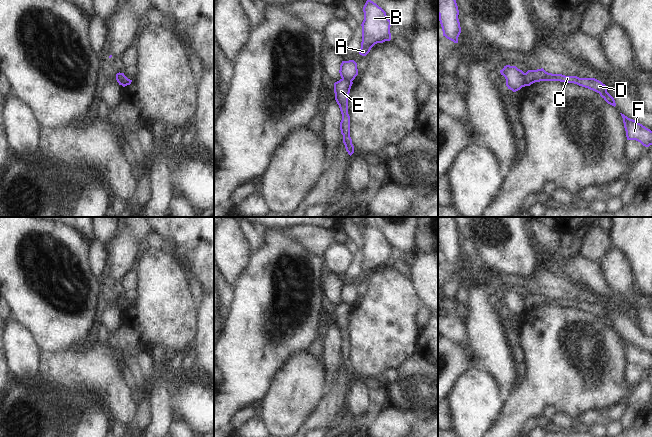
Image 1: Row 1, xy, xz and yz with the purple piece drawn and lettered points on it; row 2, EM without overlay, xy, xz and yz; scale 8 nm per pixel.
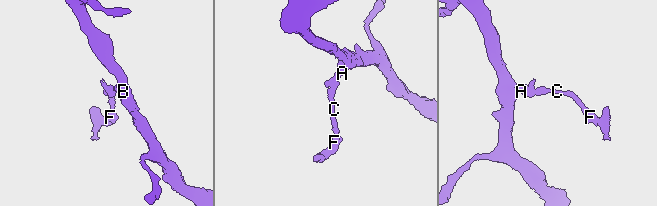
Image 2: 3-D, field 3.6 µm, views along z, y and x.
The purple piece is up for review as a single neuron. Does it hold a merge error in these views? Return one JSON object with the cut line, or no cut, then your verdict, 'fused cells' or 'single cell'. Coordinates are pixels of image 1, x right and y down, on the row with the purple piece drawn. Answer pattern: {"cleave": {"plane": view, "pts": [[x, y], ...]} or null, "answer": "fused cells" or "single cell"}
{"cleave": {"plane": "yz", "pts": [[524, 73], [526, 85]]}, "answer": "fused cells"}

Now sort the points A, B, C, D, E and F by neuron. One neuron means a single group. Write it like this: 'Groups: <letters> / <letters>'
Groups: A B / C D E F.

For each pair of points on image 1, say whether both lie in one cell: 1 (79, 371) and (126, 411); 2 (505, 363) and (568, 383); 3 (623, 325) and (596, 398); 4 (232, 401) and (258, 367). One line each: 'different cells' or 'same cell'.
1: same cell
2: different cells
3: different cells
4: same cell

